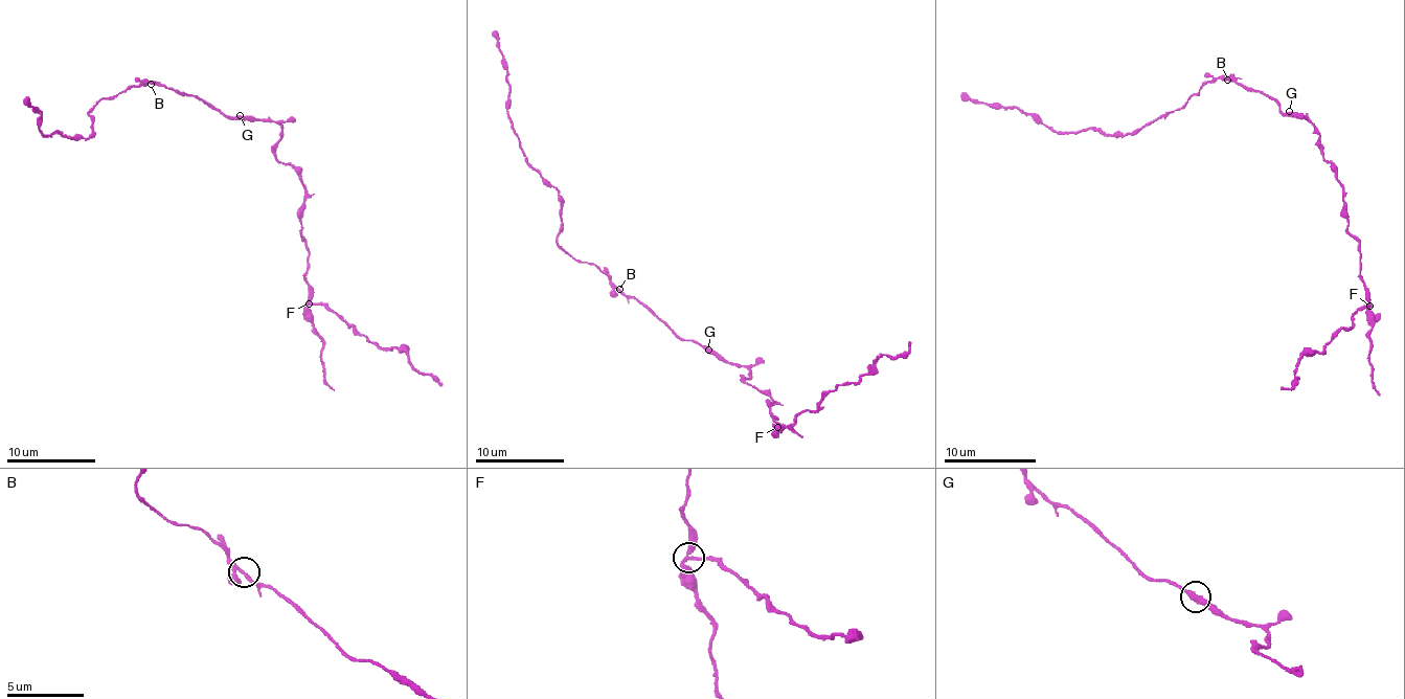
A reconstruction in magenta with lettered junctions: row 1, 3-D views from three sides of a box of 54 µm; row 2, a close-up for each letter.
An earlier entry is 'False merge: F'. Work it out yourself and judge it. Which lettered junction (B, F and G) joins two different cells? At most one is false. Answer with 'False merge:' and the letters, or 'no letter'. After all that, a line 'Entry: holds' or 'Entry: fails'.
False merge: F
Entry: holds

